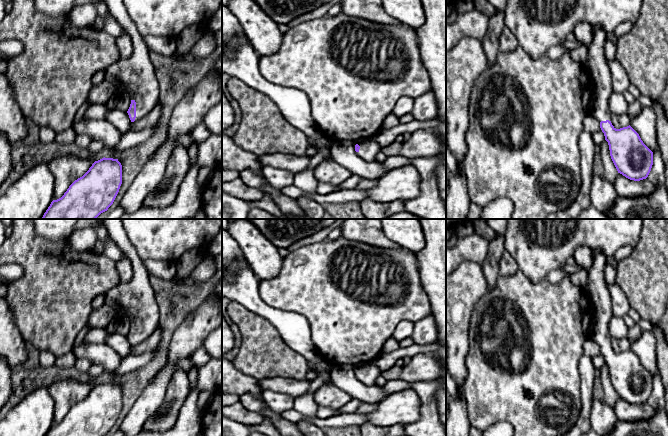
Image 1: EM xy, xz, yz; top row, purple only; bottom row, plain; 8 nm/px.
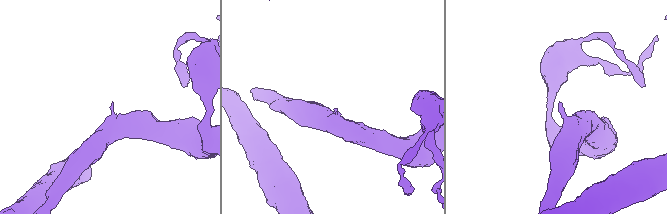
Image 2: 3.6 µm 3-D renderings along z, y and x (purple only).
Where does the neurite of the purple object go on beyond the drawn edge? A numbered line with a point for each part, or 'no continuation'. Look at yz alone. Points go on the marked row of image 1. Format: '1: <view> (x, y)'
1: yz (600, 75)

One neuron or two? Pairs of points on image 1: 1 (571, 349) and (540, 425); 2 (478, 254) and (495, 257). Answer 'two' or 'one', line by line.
1: one
2: two

